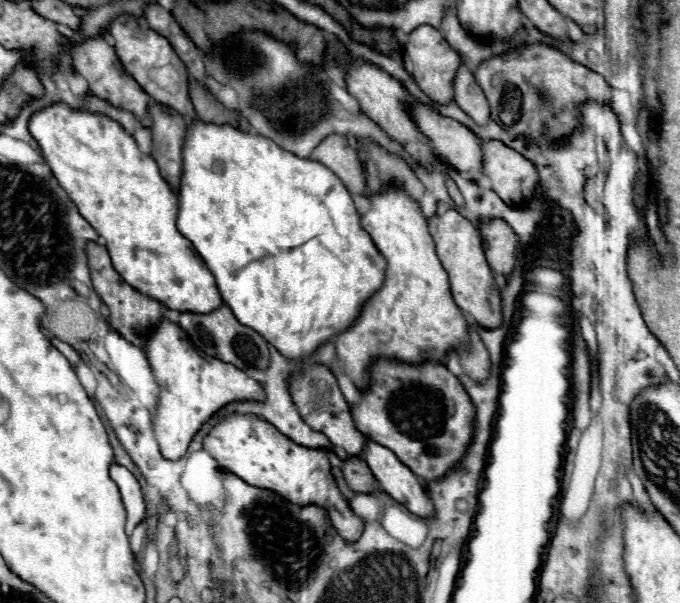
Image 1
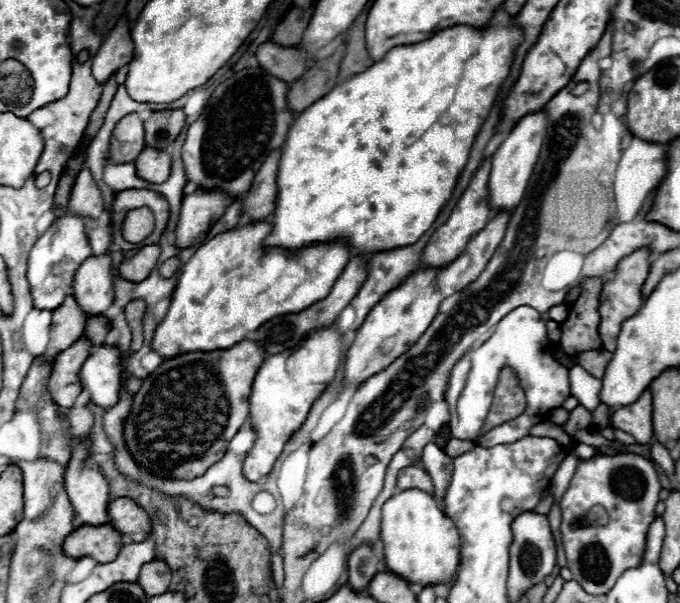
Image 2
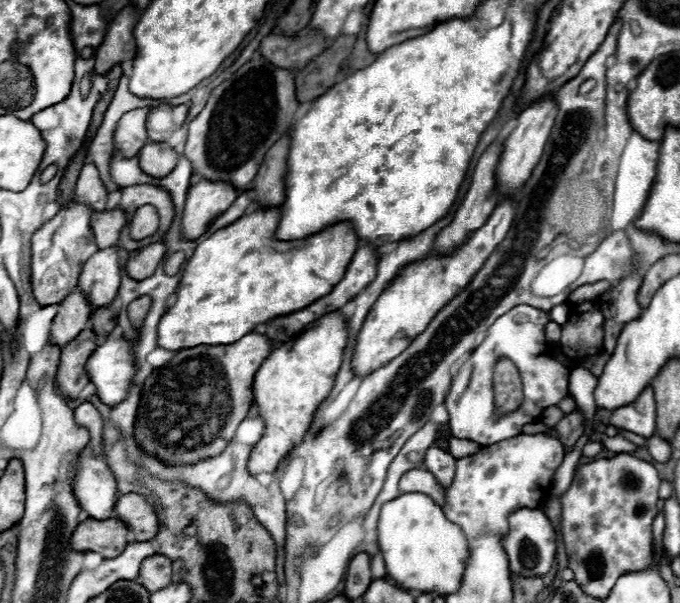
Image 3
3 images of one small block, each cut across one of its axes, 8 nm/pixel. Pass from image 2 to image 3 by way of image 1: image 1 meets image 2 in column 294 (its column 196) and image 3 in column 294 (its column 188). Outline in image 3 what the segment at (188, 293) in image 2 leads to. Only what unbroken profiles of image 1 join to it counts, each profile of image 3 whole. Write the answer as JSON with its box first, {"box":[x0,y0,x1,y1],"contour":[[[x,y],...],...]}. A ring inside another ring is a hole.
{"box":[158,210,358,350],"contour":[[[256,210],[202,240],[184,266],[172,306],[158,324],[158,346],[164,350],[200,344],[234,344],[254,326],[306,308],[342,280],[358,238],[350,224],[338,224],[302,242],[274,240],[280,210]]]}

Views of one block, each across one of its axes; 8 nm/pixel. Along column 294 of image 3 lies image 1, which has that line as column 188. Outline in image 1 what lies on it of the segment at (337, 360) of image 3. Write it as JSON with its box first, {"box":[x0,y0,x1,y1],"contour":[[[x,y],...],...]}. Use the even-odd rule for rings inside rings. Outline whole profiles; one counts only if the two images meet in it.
{"box":[144,318,260,460],"contour":[[[162,318],[158,326],[144,338],[144,352],[150,360],[154,378],[158,382],[158,406],[154,414],[154,434],[160,444],[160,452],[168,460],[178,460],[186,454],[192,436],[200,426],[232,400],[260,400],[260,384],[248,378],[242,370],[212,356],[200,356],[178,324]]]}

